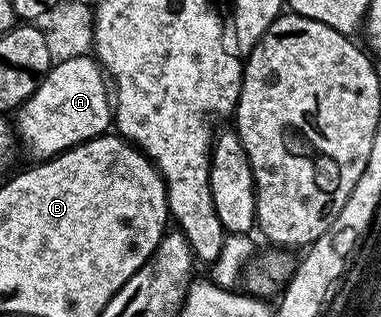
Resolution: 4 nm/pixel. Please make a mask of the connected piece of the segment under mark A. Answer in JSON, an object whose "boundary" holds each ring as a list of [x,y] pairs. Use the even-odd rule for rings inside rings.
{"boundary":[[[91,54],[53,63],[35,93],[20,104],[16,117],[19,146],[21,143],[36,161],[52,159],[80,143],[97,139],[114,123],[114,103],[104,68]]]}

